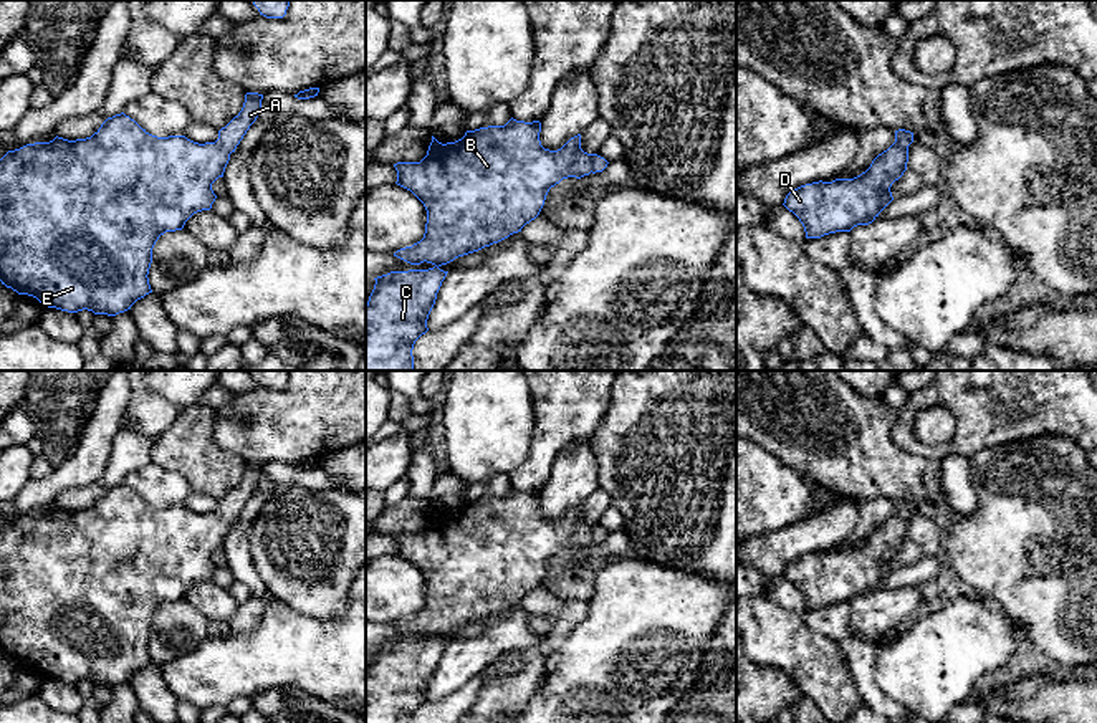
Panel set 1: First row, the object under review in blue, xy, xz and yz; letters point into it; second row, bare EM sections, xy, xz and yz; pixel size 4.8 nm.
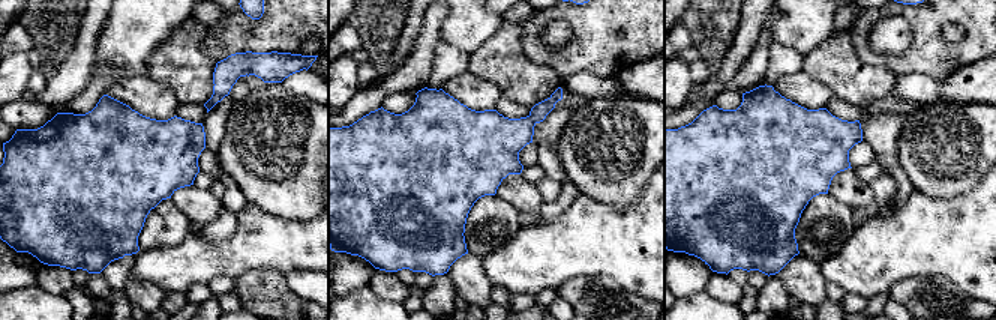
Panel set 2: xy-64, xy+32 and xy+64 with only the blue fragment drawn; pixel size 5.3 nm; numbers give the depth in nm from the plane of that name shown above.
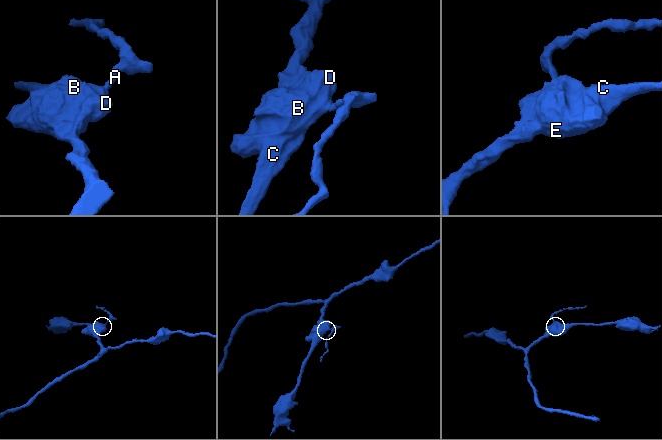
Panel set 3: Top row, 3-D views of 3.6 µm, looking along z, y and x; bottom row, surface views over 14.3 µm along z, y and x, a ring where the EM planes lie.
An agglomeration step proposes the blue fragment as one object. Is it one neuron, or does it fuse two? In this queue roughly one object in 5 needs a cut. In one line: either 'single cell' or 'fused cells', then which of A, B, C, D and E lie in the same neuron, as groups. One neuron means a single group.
single cell; A B C D E

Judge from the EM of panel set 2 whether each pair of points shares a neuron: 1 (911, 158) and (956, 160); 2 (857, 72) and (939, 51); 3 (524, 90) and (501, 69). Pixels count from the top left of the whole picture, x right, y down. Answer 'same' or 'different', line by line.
1: same
2: different
3: same

